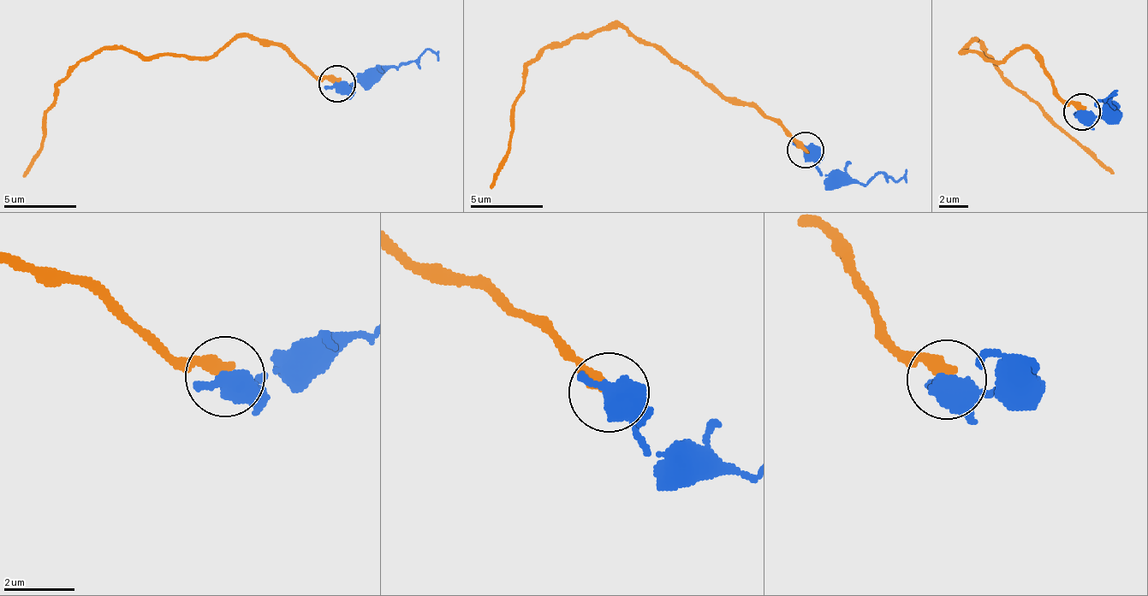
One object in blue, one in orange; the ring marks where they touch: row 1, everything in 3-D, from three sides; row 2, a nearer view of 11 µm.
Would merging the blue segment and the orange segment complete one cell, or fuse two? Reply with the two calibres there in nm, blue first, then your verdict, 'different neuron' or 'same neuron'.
700 nm thick on the blue side, 380 nm on the other; different neuron

